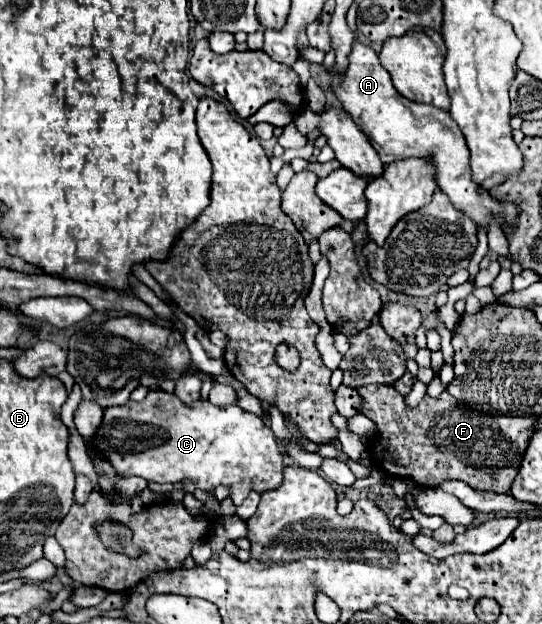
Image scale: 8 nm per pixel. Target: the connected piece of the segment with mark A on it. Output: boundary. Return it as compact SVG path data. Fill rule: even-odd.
M355 42L347 74L335 74L335 68L331 66L329 76L331 76L331 92L343 104L343 110L369 138L371 146L377 150L383 164L409 156L431 156L437 166L435 180L439 188L451 198L453 206L463 210L469 218L473 218L475 224L487 226L489 214L493 214L499 224L515 222L515 214L519 212L517 206L497 204L487 192L479 192L479 186L471 180L469 150L465 146L465 138L459 126L455 126L455 120L449 116L449 112L403 98L393 88L389 72L379 64L377 52L373 48Z

